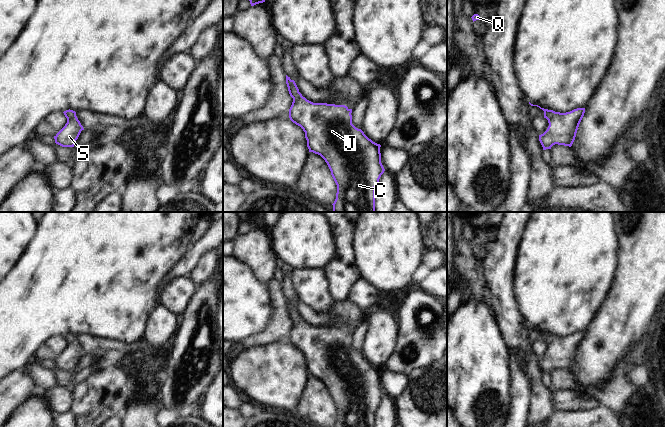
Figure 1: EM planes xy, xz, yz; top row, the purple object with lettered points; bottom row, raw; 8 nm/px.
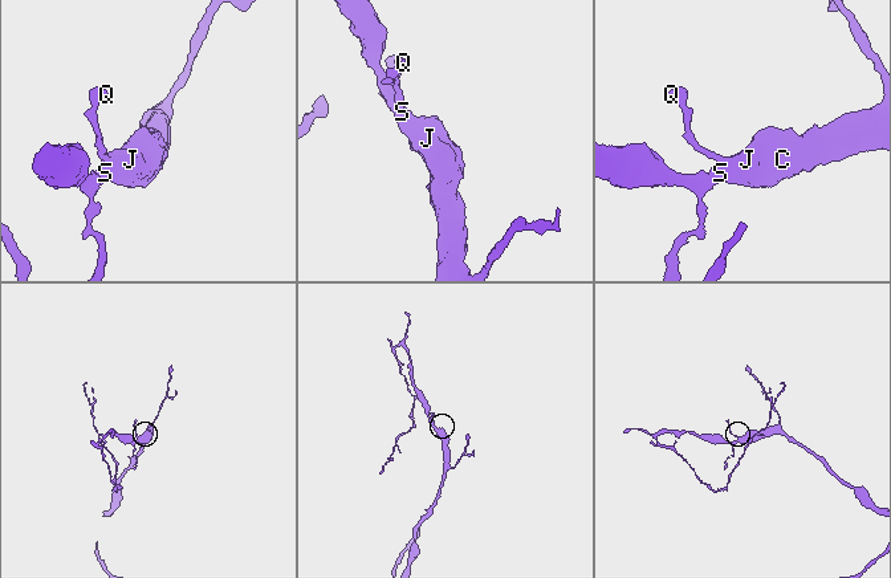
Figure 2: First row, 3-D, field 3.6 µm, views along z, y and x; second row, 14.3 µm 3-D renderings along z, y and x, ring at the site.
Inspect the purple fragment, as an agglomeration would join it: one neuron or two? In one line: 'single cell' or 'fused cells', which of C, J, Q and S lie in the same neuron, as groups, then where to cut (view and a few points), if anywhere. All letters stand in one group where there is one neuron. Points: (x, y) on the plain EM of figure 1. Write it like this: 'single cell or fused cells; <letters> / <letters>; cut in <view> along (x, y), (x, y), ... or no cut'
single cell; C J Q S; no cut

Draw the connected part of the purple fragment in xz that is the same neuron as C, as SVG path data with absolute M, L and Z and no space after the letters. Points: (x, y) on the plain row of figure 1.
M286 299L293 322L289 342L305 356L309 376L320 379L327 387L337 409L334 427L375 427L375 411L385 393L381 387L380 368L369 363L352 348L352 333L345 329L313 327L299 316L294 304Z

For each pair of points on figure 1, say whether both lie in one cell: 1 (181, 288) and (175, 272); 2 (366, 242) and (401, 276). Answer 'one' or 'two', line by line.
1: two
2: one

